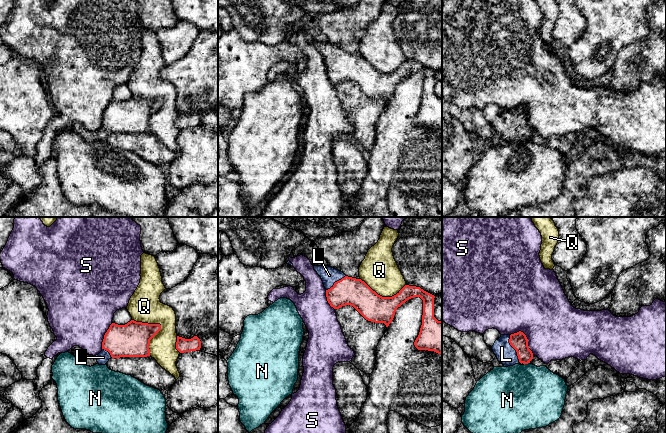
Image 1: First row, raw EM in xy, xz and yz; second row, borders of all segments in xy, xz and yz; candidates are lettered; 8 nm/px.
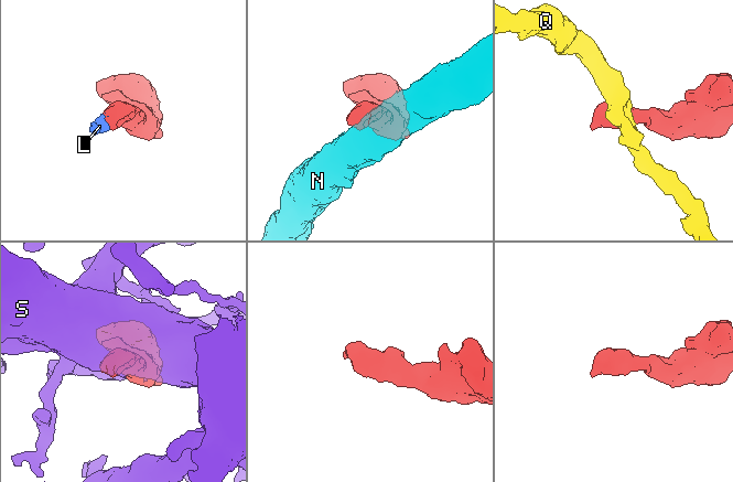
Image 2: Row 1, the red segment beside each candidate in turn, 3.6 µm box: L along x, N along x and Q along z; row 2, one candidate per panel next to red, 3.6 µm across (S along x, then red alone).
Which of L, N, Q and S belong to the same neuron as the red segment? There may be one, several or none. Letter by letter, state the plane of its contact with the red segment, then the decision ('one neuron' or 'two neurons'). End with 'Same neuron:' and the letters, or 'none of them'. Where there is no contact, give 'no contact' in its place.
L: yz | one neuron
N: yz | two neurons
Q: xy | two neurons
S: yz | two neurons
Same neuron: L

